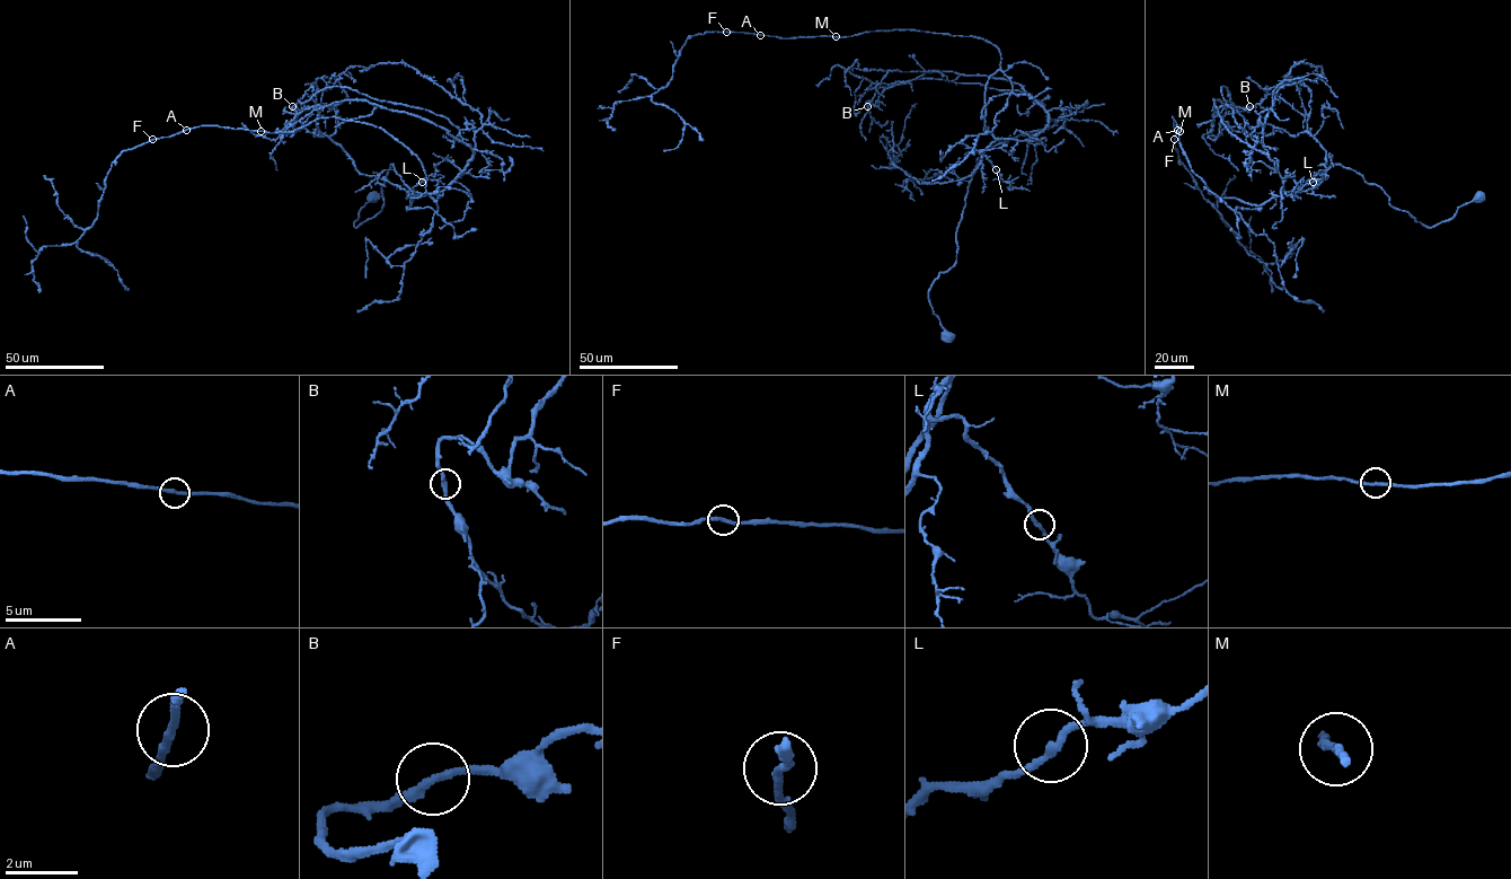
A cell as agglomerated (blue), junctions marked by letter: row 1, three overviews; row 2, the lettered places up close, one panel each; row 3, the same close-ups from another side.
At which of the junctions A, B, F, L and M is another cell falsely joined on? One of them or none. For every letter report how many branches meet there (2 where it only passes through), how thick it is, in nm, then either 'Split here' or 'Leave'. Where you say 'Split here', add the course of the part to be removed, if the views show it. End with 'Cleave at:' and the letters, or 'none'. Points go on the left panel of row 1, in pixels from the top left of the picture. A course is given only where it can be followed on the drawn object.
A: Branches: 2. Thickness 220 nm. Leave
B: Branches: 2. Thickness 240 nm. Leave
F: Branches: 2. Thickness 240 nm. Leave
L: Branches: 2. Thickness 200 nm. Leave
M: Branches: 2. Thickness 240 nm. Leave
Cleave at: none

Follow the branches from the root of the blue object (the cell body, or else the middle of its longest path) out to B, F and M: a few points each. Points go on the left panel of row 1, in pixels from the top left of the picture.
B: (376, 196), (355, 227), (381, 210), (391, 165), (413, 191), (438, 193), (474, 150), (364, 99), (292, 106)
F: (376, 196), (355, 227), (381, 210), (391, 165), (425, 194), (411, 205), (426, 176), (365, 123), (152, 140)
M: (376, 196), (355, 227), (381, 210), (391, 165), (425, 194), (411, 205), (426, 179), (380, 128), (261, 131)

